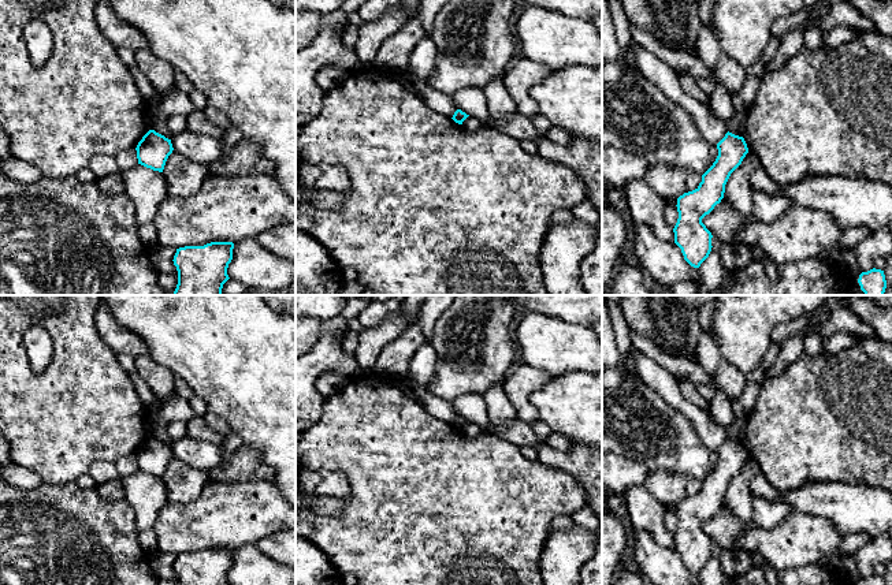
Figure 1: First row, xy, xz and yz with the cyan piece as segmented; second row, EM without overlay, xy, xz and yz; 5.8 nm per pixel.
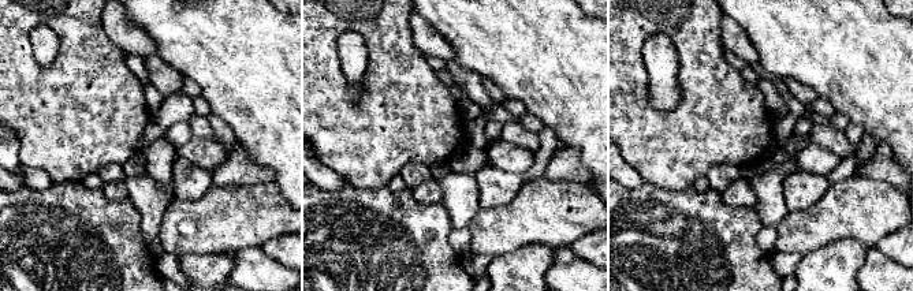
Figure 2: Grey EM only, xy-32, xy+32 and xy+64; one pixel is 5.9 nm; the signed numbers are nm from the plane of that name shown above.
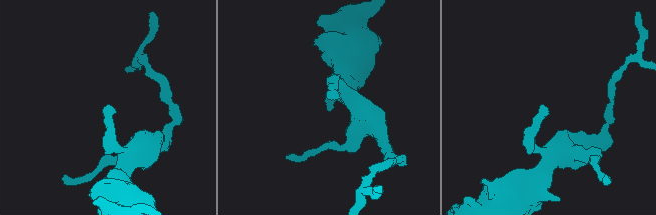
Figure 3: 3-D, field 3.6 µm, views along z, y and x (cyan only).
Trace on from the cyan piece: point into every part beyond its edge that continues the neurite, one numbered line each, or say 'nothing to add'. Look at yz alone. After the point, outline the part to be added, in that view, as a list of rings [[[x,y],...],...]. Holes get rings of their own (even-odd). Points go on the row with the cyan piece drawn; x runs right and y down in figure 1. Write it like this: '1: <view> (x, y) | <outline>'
nothing to add

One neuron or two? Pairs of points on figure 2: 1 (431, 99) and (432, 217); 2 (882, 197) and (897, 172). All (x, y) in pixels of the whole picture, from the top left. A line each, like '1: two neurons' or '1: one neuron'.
1: two neurons
2: two neurons

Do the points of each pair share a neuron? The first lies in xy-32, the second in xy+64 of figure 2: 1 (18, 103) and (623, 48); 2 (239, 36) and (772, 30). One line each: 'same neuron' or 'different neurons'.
1: same neuron
2: same neuron

